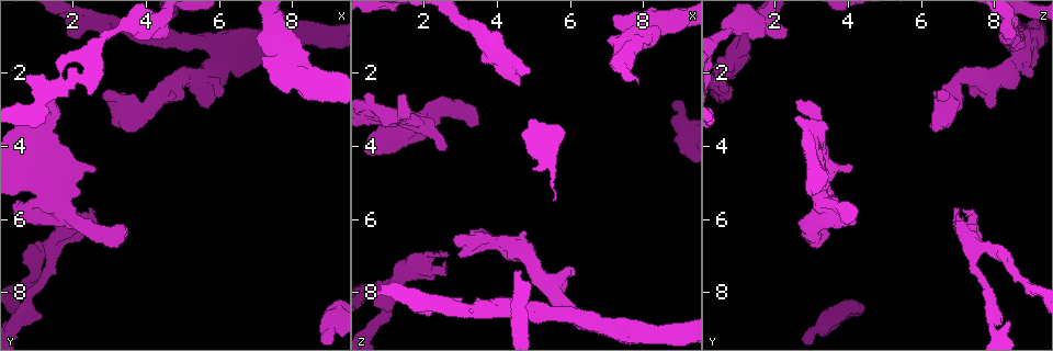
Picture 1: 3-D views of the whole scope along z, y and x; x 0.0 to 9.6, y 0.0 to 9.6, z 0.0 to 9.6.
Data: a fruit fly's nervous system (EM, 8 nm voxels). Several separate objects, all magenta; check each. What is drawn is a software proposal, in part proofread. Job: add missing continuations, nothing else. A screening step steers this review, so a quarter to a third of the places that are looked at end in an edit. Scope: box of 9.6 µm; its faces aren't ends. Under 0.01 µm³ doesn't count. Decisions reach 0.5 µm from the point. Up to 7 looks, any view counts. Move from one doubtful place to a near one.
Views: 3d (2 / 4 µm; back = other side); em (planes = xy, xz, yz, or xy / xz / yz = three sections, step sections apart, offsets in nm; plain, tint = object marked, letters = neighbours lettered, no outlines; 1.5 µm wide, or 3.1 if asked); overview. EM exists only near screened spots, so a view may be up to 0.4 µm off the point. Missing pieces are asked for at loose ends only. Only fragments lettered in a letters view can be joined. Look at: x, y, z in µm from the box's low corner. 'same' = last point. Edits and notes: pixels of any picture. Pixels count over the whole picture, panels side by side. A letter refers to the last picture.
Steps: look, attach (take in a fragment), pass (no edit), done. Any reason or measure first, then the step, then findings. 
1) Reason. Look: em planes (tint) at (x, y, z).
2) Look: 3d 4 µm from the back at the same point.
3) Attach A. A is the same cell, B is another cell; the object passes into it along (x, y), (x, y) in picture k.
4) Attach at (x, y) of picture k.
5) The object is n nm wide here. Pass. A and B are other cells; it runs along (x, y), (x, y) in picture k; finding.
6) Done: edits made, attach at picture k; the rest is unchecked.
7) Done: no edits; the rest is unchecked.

An open end. Look: em planes (tint) at (4.55, 0.95, 2.40).

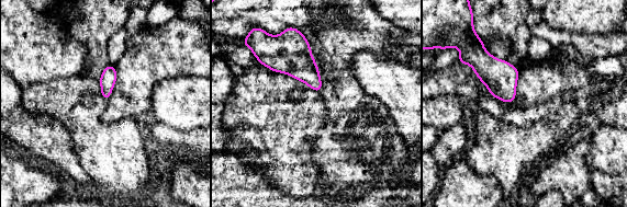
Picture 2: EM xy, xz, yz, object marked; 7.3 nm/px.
See the neighbours. Look: em planes (letters) at the same point.

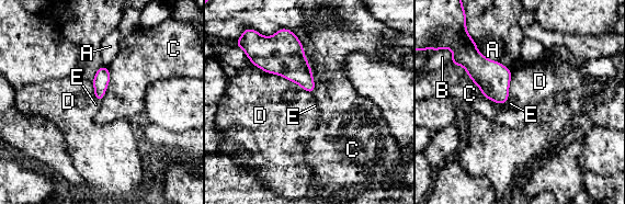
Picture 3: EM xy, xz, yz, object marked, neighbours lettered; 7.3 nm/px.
Pass. A, B, C, D and E are other cells; a border runs along (253, 64), (311, 93) in picture 3; none of them fits.

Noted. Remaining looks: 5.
Branch stops here. Look: 3d 2 µm at (2.50, 4.55, 4.10).

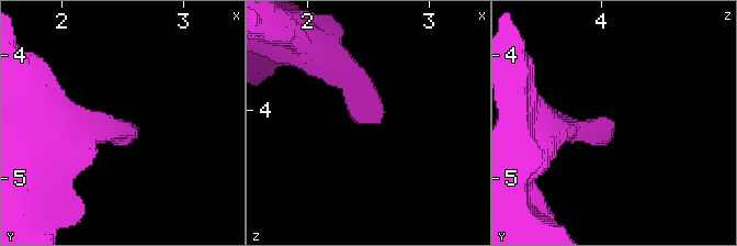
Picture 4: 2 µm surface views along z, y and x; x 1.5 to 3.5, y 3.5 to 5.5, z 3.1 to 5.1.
Look: em planes (letters) at (2.52, 4.52, 4.10).

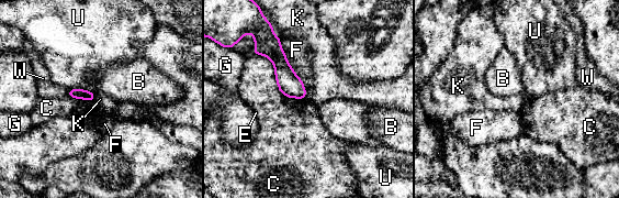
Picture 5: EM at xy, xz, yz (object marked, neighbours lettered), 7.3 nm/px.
Pass. B, C, E, F, G, K, U and W are other cells; it runs along (258, 51), (268, 51), (303, 96) in picture 5; no lettered fragment goes on from it.

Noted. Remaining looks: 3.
Branch stops here. Look: em planes (letters) at (1.35, 2.80, 2.55).

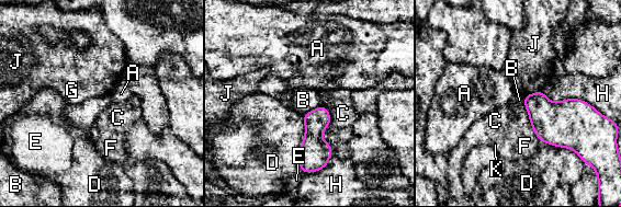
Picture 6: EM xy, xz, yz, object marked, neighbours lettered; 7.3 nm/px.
The longest contact is with H, 420 nm. Pass. A, B, C, D, E, F, G, H, J and K are other cells; a border runs along (322, 104), (303, 115) in picture 6; none of them fits.

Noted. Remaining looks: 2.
Done: no edits; the rest is unchecked.

